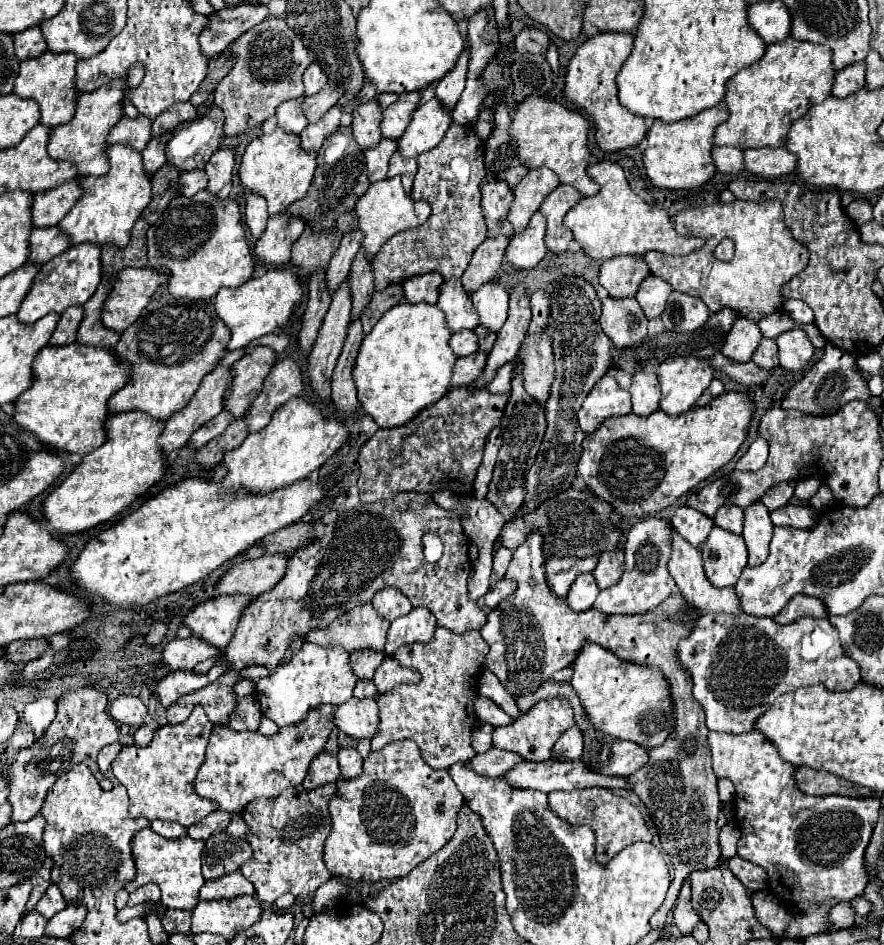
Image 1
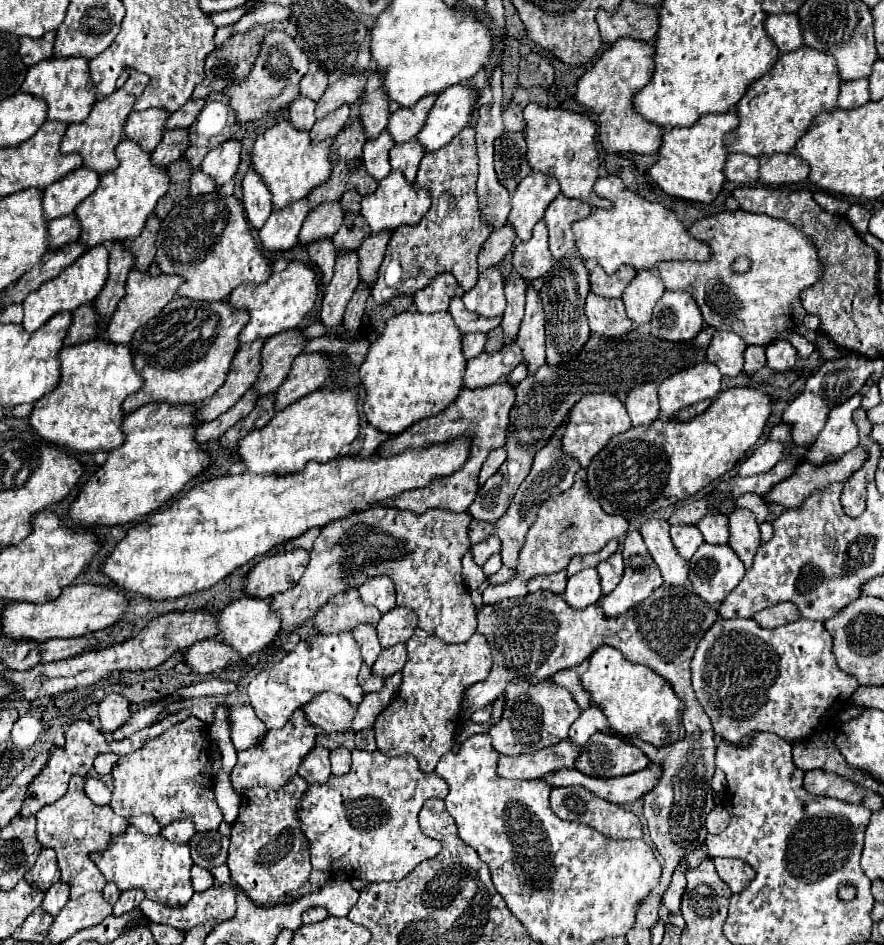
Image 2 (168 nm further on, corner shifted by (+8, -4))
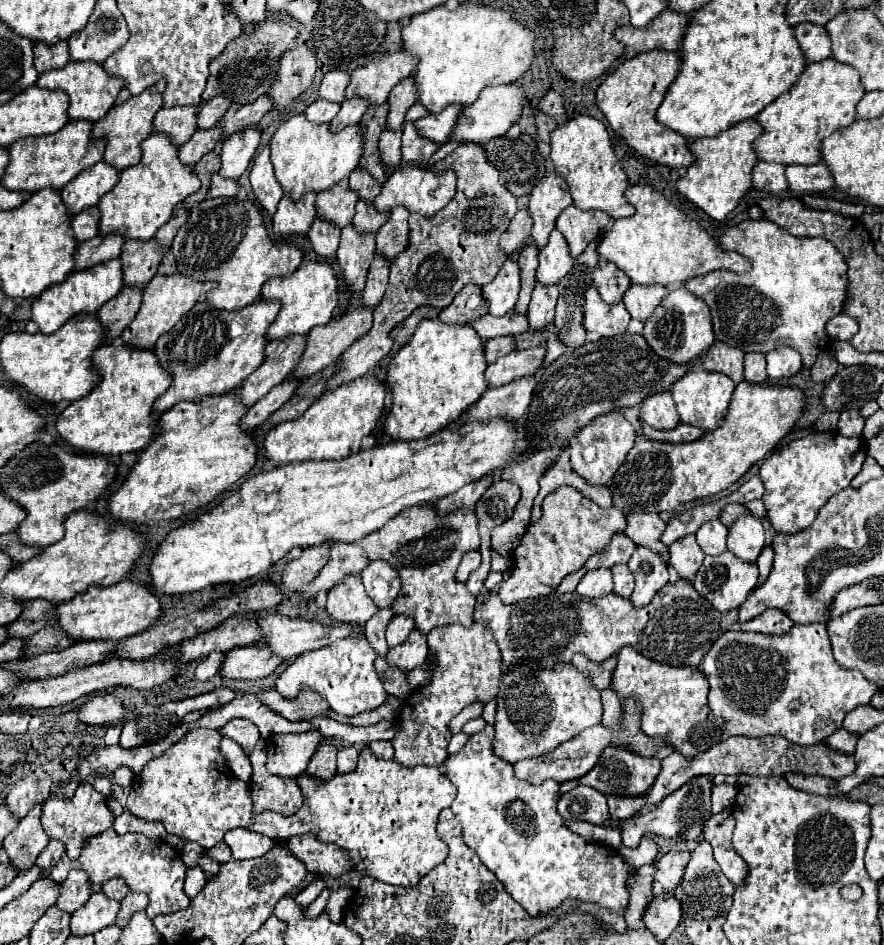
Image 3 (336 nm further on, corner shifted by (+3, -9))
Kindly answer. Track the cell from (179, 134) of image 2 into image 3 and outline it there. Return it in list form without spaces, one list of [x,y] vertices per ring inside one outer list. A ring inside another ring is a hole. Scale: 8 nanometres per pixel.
[[[214,125],[212,129],[198,129],[188,143],[180,147],[180,161],[184,165],[196,165],[206,153],[214,151],[222,141],[222,127]]]

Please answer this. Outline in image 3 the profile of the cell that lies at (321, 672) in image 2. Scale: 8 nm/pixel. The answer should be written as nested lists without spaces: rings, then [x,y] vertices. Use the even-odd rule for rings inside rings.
[[[342,639],[296,657],[296,661],[278,677],[276,689],[284,697],[294,697],[298,695],[298,689],[302,685],[310,685],[324,699],[328,699],[332,711],[352,717],[362,711],[380,707],[388,697],[388,693],[382,687],[382,679],[374,669],[376,657],[376,651],[368,645],[366,639]]]

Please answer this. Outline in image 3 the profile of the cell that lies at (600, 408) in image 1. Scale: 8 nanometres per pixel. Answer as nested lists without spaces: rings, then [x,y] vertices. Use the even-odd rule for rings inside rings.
[[[610,411],[592,419],[576,437],[570,439],[570,465],[572,469],[586,479],[590,485],[606,485],[618,471],[618,467],[626,461],[630,447],[634,447],[636,429],[620,411]]]

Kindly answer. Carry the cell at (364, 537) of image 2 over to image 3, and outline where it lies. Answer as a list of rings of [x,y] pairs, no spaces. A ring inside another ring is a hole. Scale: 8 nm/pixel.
[[[434,505],[410,507],[386,523],[386,527],[366,535],[358,543],[334,543],[330,549],[330,561],[324,565],[320,575],[302,591],[304,599],[316,597],[320,589],[334,587],[346,575],[360,573],[370,561],[386,559],[396,569],[401,579],[401,592],[394,601],[395,614],[410,615],[416,621],[420,633],[428,633],[434,627],[448,623],[472,625],[472,613],[476,597],[466,589],[464,583],[454,579],[454,573],[468,551],[478,551],[478,517],[474,509],[458,509],[454,513],[438,515]]]

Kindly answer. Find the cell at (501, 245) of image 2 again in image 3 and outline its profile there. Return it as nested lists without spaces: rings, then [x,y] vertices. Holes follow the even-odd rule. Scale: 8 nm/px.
[[[528,207],[520,209],[520,211],[514,215],[514,219],[512,219],[512,223],[510,223],[510,227],[508,227],[508,231],[502,235],[500,247],[502,247],[508,255],[512,255],[518,247],[522,247],[522,245],[526,243],[526,239],[530,237],[532,225],[534,225],[534,221],[530,219]]]

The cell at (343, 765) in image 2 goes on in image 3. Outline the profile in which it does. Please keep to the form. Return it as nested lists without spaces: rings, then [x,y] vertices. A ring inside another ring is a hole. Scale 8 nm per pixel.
[[[344,747],[338,753],[338,773],[350,773],[354,771],[358,763],[358,749],[356,747]]]

